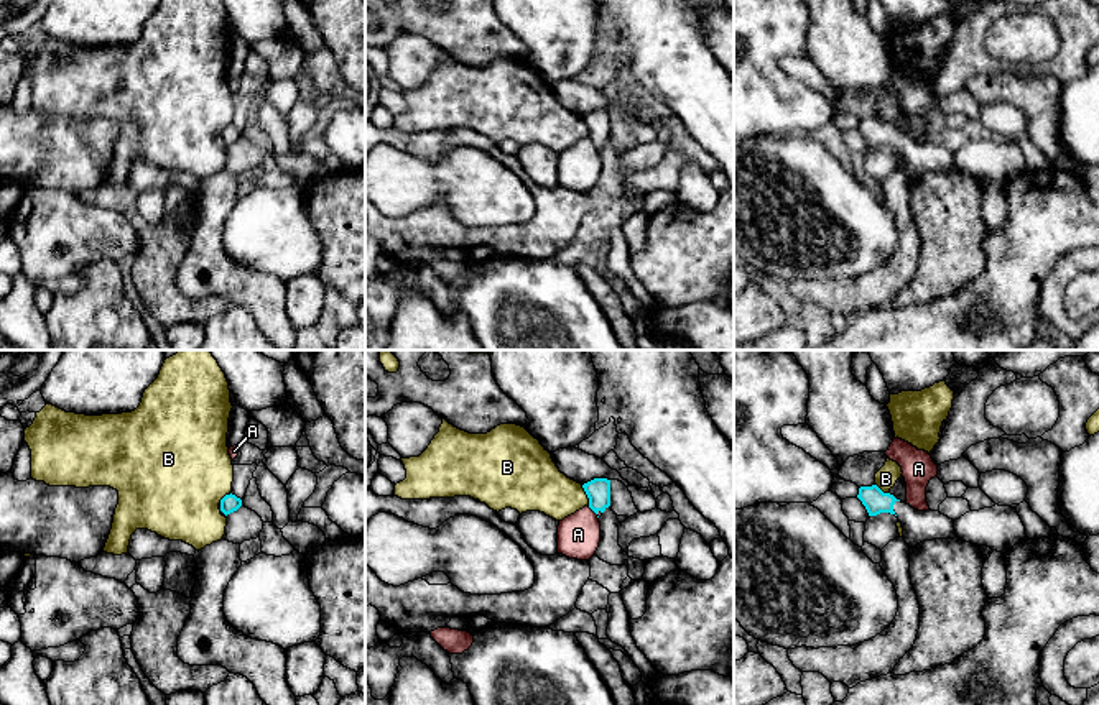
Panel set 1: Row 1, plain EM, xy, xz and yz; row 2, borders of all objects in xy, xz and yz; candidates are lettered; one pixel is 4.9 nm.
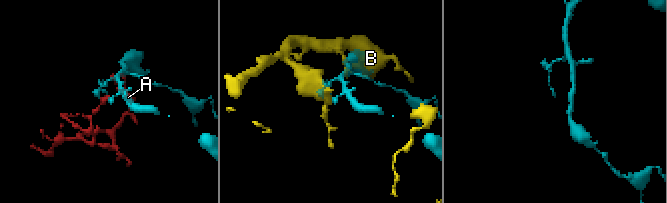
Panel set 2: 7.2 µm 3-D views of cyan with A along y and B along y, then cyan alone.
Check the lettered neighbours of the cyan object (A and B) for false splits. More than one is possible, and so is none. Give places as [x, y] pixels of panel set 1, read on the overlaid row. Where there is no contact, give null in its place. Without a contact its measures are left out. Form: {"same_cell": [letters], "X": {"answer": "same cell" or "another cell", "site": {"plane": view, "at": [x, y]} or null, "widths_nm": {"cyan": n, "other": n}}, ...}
{"same_cell": [], "A": {"answer": "another cell", "site": {"plane": "xz", "at": [594, 511]}, "widths_nm": {"cyan": 120, "other": 200}}, "B": {"answer": "another cell", "site": {"plane": "xz", "at": [586, 493]}, "widths_nm": {"cyan": 120, "other": 260}}}

